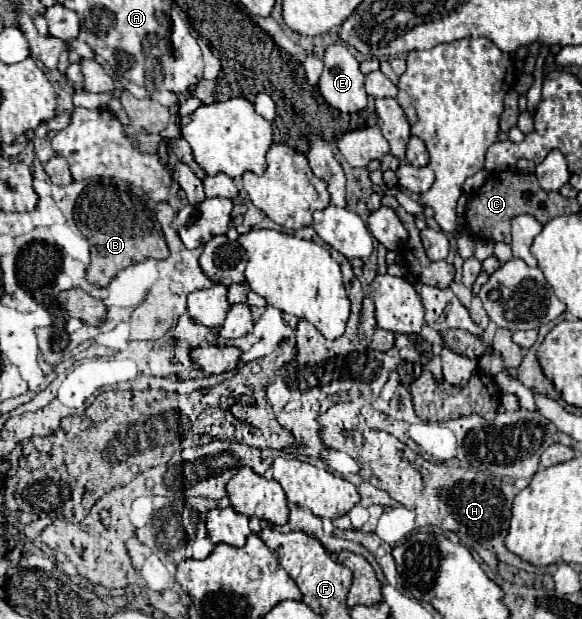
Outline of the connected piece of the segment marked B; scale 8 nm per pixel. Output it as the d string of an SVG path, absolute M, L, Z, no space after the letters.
M102 179L86 189L78 207L78 229L90 241L94 255L88 265L88 281L96 287L108 287L110 281L126 267L144 259L166 259L168 247L154 213L134 195L126 181Z

